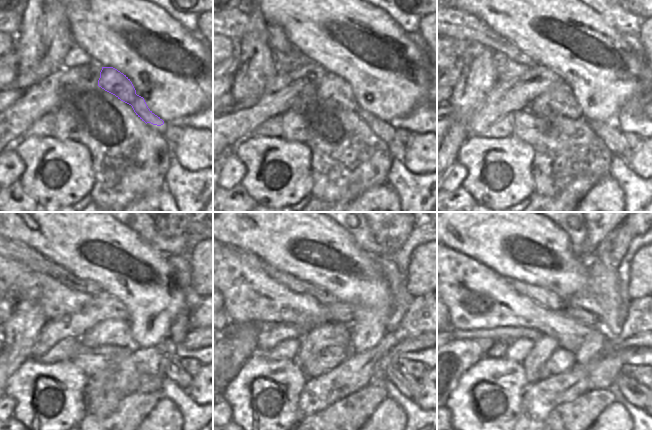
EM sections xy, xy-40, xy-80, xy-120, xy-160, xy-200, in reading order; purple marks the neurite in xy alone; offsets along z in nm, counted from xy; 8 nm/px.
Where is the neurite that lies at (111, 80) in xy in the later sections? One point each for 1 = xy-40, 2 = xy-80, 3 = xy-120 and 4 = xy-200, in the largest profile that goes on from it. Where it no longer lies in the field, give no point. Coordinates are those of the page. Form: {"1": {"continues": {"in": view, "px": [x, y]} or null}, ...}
{"1": {"continues": {"in": "xy-40", "px": [333, 87]}}, "2": {"continues": {"in": "xy-80", "px": [559, 100]}}, "3": {"continues": {"in": "xy-120", "px": [111, 332]}}, "4": {"continues": {"in": "xy-200", "px": [543, 348]}}}

